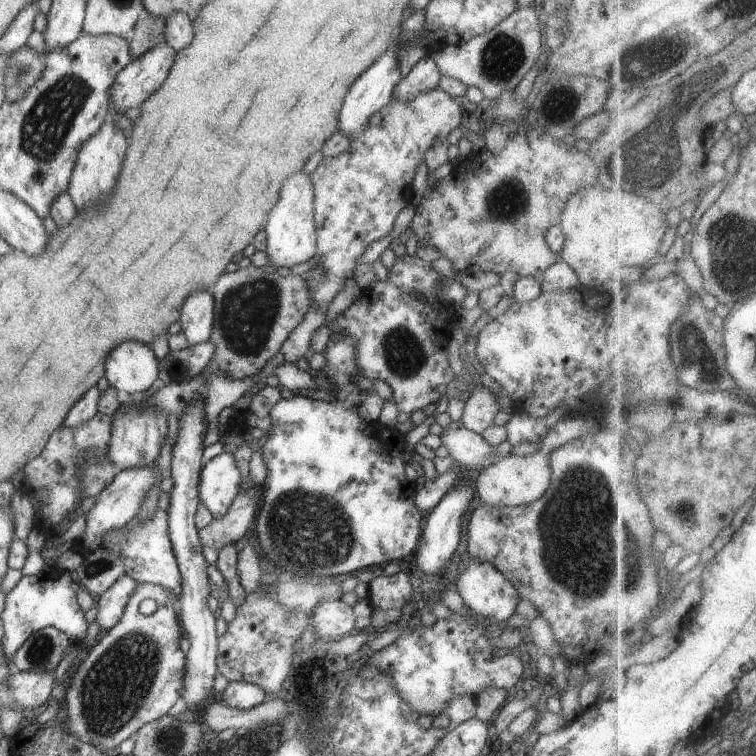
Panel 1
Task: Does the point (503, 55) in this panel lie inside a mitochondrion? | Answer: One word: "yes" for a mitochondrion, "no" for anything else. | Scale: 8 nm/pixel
yes

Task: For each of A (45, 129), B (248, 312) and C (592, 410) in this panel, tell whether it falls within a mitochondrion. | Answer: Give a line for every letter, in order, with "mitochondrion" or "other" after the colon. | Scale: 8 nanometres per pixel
A: mitochondrion
B: mitochondrion
C: other

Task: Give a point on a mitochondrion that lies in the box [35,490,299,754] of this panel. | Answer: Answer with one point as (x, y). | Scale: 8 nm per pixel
(116, 685)

